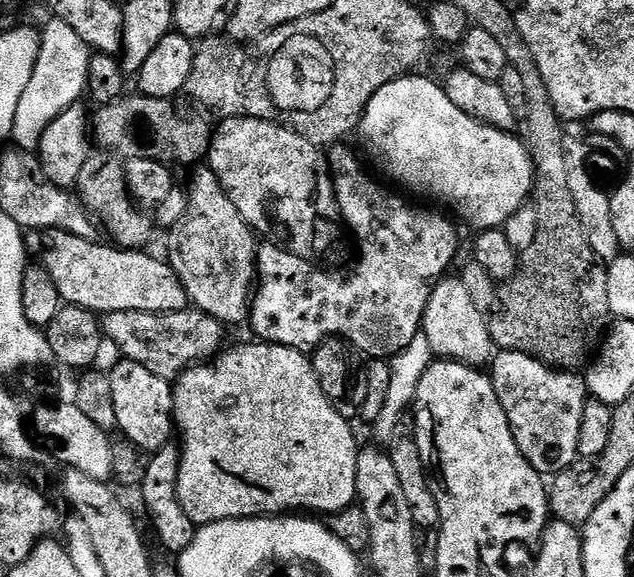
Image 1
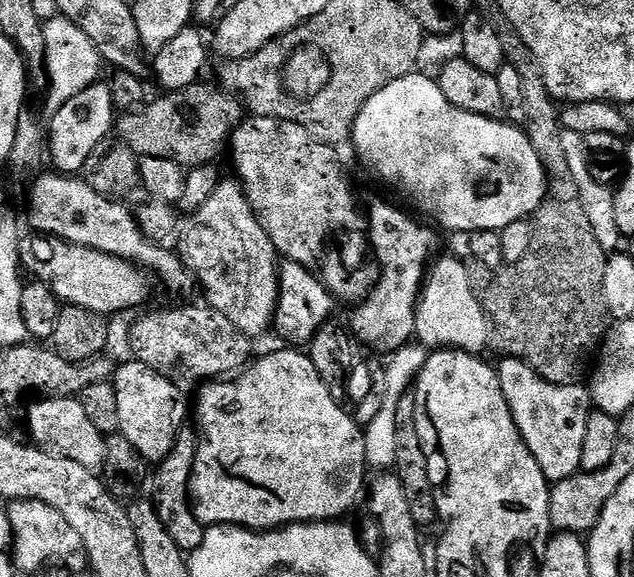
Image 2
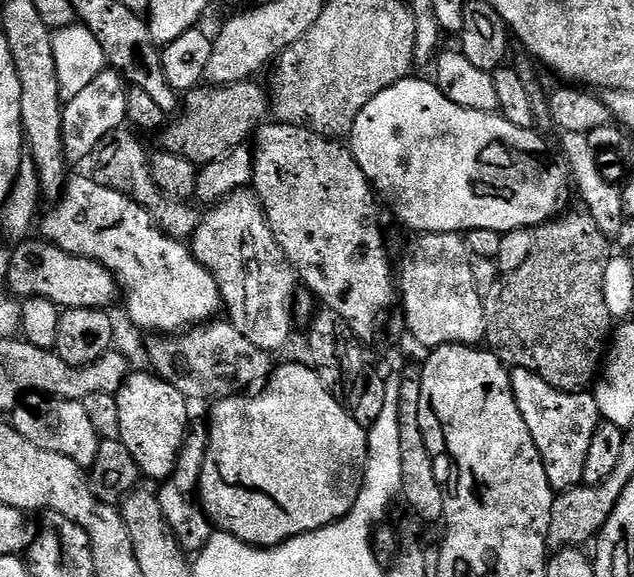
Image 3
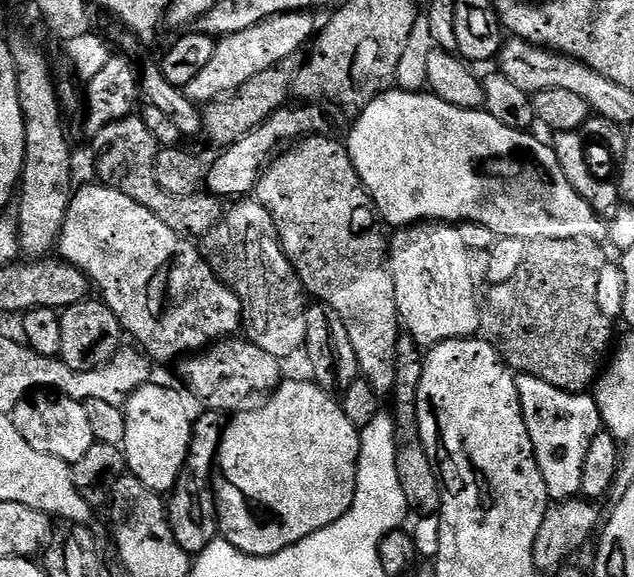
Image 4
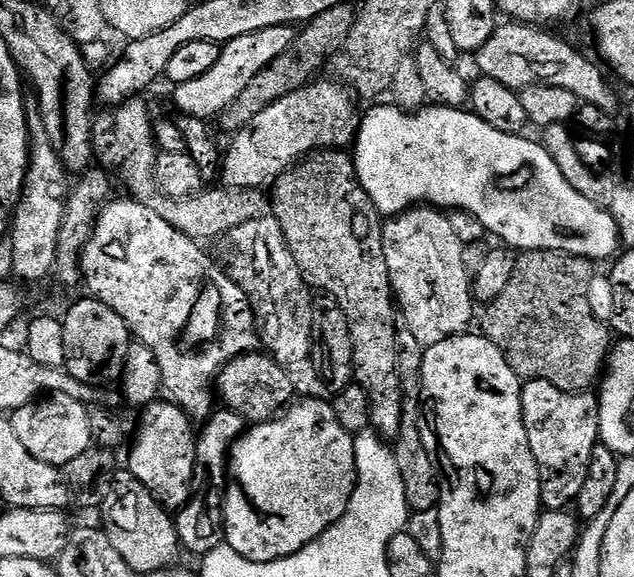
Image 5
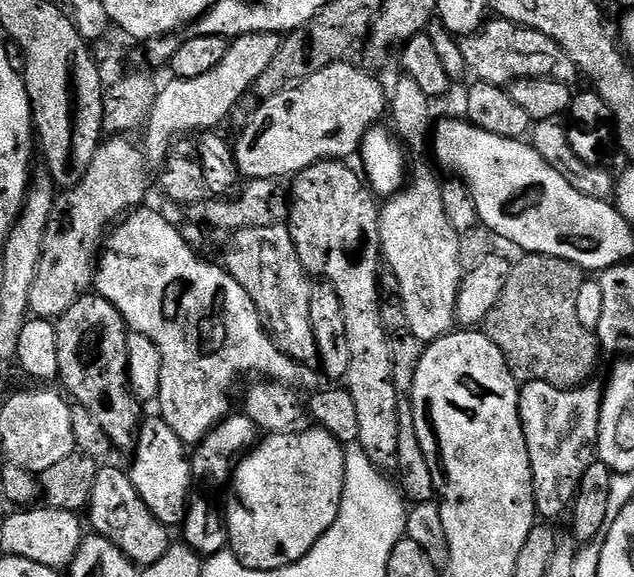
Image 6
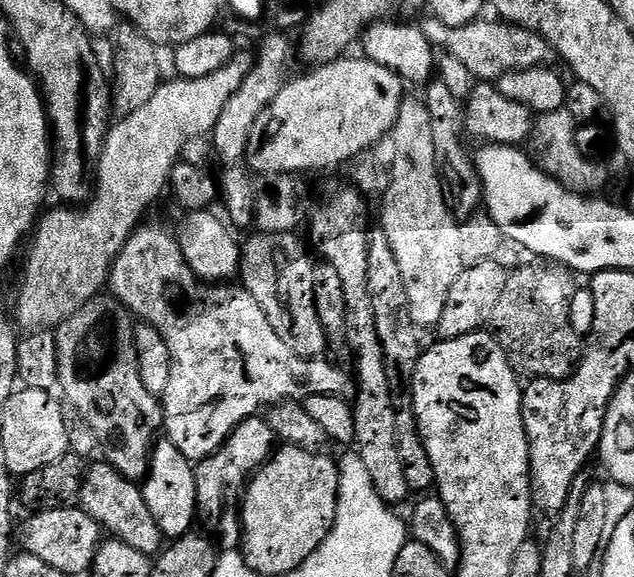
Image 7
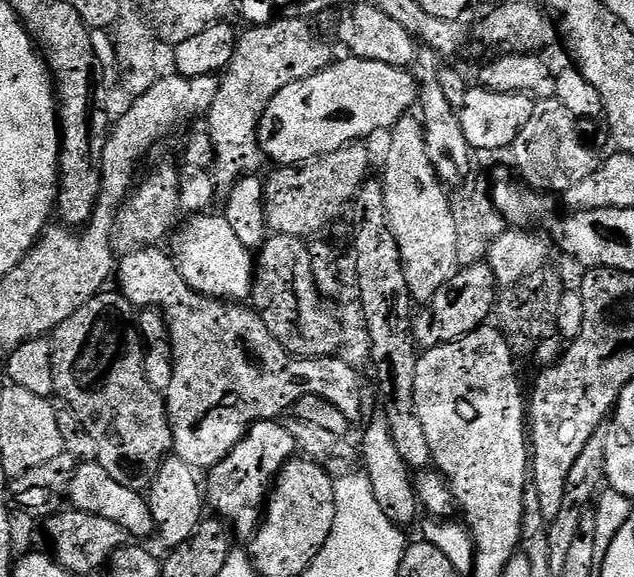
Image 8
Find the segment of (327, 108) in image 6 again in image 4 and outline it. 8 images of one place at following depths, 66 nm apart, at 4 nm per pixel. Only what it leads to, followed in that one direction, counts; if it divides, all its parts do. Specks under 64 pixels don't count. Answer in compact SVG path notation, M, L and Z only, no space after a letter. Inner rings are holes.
M312 102L300 106L304 108L292 107L285 106L278 109L270 119L262 122L254 130L250 130L250 134L246 138L242 138L231 144L229 148L223 149L219 153L220 157L213 164L207 165L206 188L211 195L221 198L229 198L228 196L236 196L232 198L247 197L255 189L257 182L260 181L260 175L272 163L278 150L299 141L301 138L323 133L327 129L324 127L327 126L328 120L324 117L323 110L320 109L323 107Z

